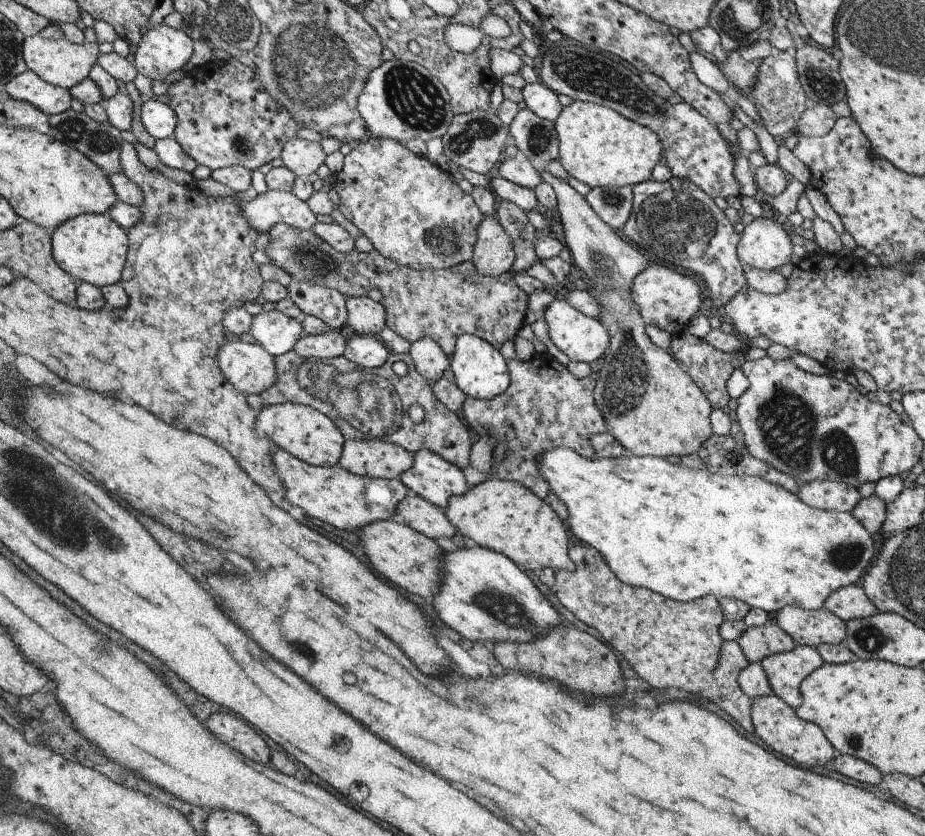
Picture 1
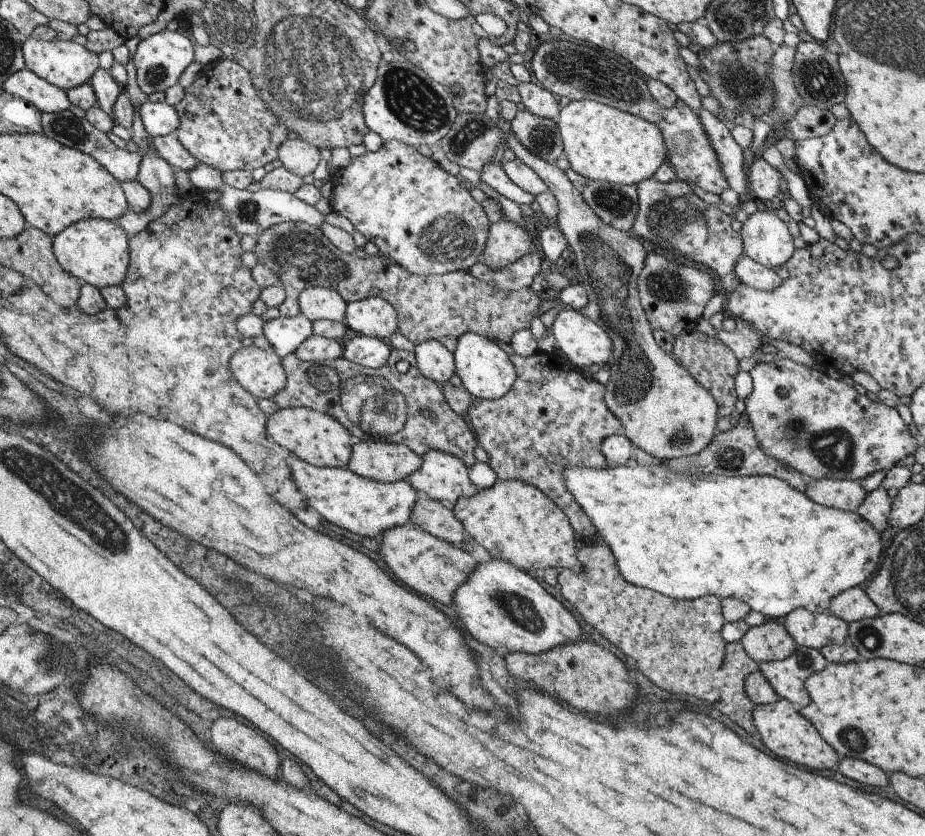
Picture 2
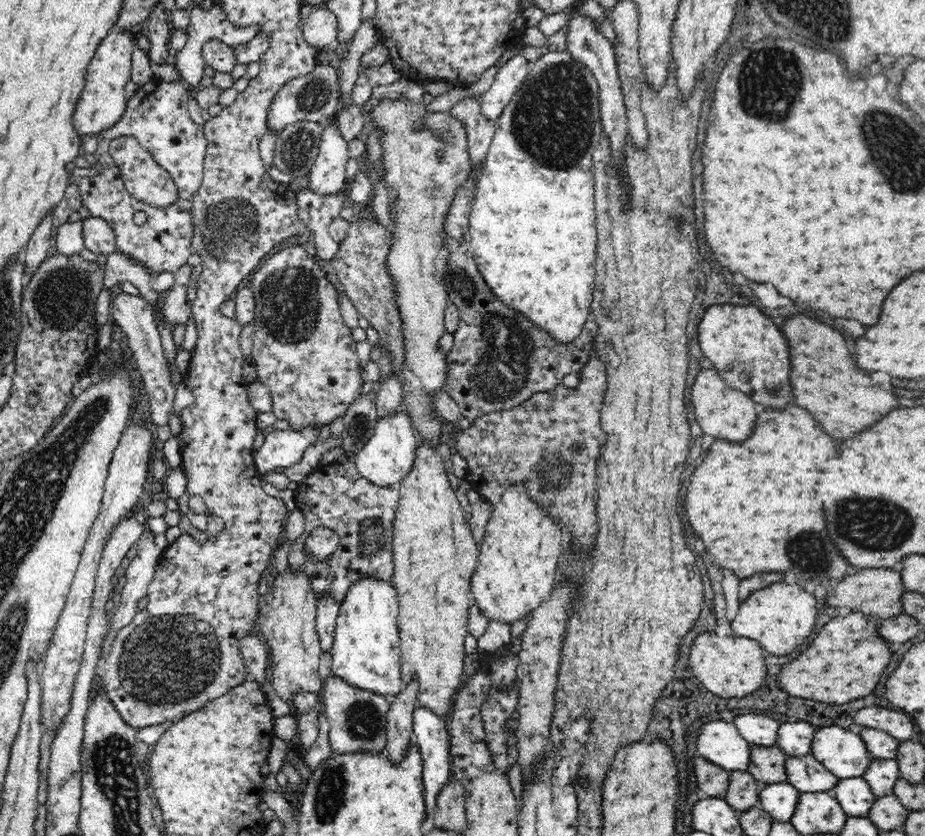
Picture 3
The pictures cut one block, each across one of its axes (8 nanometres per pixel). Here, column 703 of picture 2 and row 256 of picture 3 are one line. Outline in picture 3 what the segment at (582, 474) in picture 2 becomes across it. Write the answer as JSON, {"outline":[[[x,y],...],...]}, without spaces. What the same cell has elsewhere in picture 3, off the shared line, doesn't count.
{"outline":[[[568,50],[544,53],[534,63],[529,63],[528,76],[495,120],[495,133],[483,162],[480,178],[477,179],[475,197],[471,204],[469,214],[471,240],[468,244],[473,249],[472,254],[475,256],[477,267],[486,284],[492,288],[498,299],[506,302],[510,308],[522,312],[524,314],[522,317],[530,319],[538,327],[548,331],[560,343],[573,341],[582,332],[588,314],[591,312],[591,302],[595,291],[597,242],[593,155],[595,153],[594,148],[597,149],[600,146],[599,142],[604,134],[599,105],[599,86],[595,76],[584,64],[578,62]]]}

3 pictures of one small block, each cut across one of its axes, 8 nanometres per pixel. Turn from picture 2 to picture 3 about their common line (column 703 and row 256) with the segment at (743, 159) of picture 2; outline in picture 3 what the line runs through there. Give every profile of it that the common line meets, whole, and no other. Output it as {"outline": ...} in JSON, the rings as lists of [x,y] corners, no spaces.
{"outline":[[[116,250],[116,252],[112,252],[112,254],[107,256],[103,288],[110,289],[115,284],[121,285],[124,281],[130,281],[138,288],[140,297],[144,297],[152,305],[154,313],[156,313],[155,307],[160,304],[162,294],[152,289],[154,280],[156,280],[156,275],[150,274],[147,268],[144,268],[134,260],[130,260],[121,252]]]}

